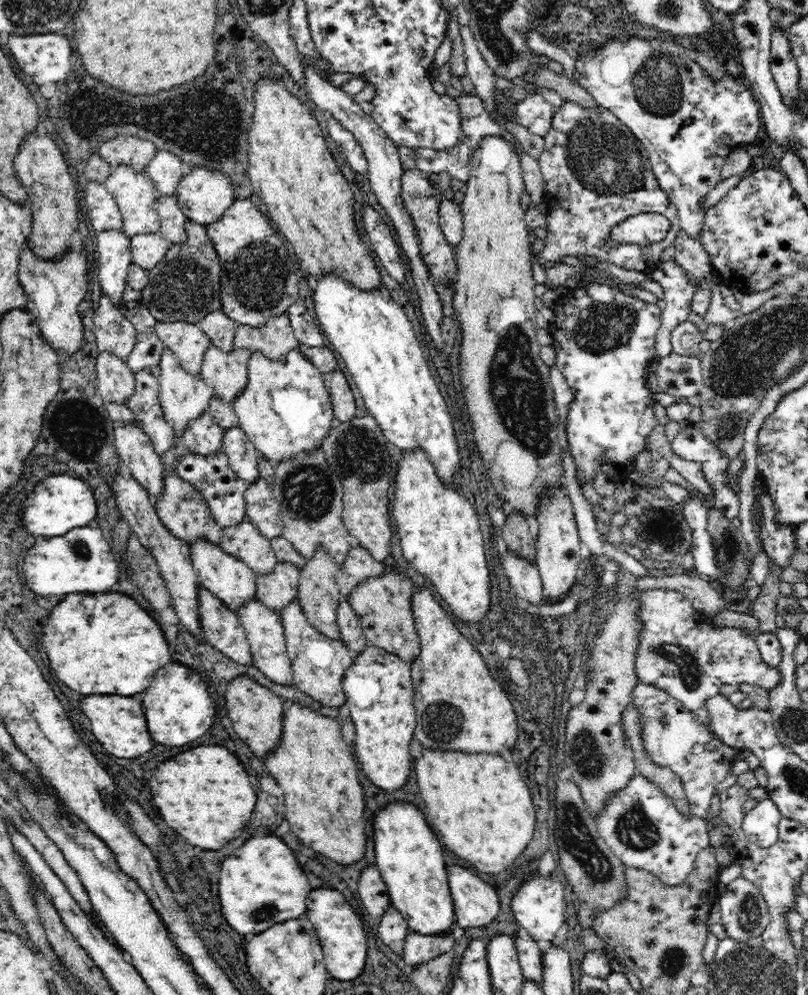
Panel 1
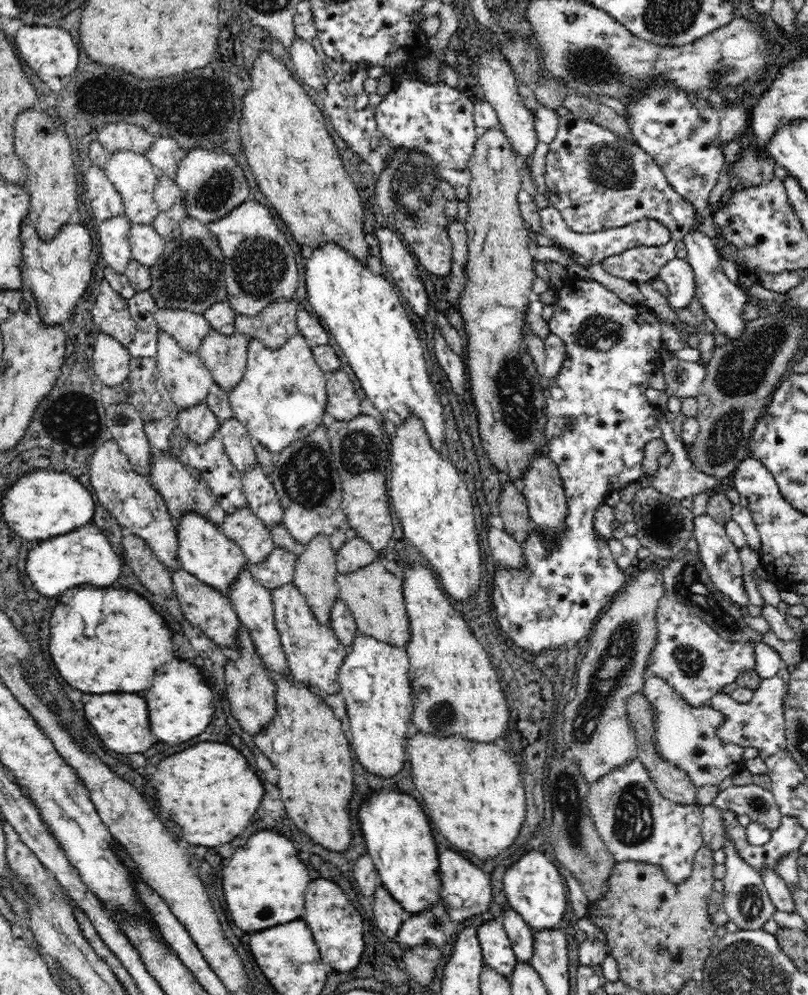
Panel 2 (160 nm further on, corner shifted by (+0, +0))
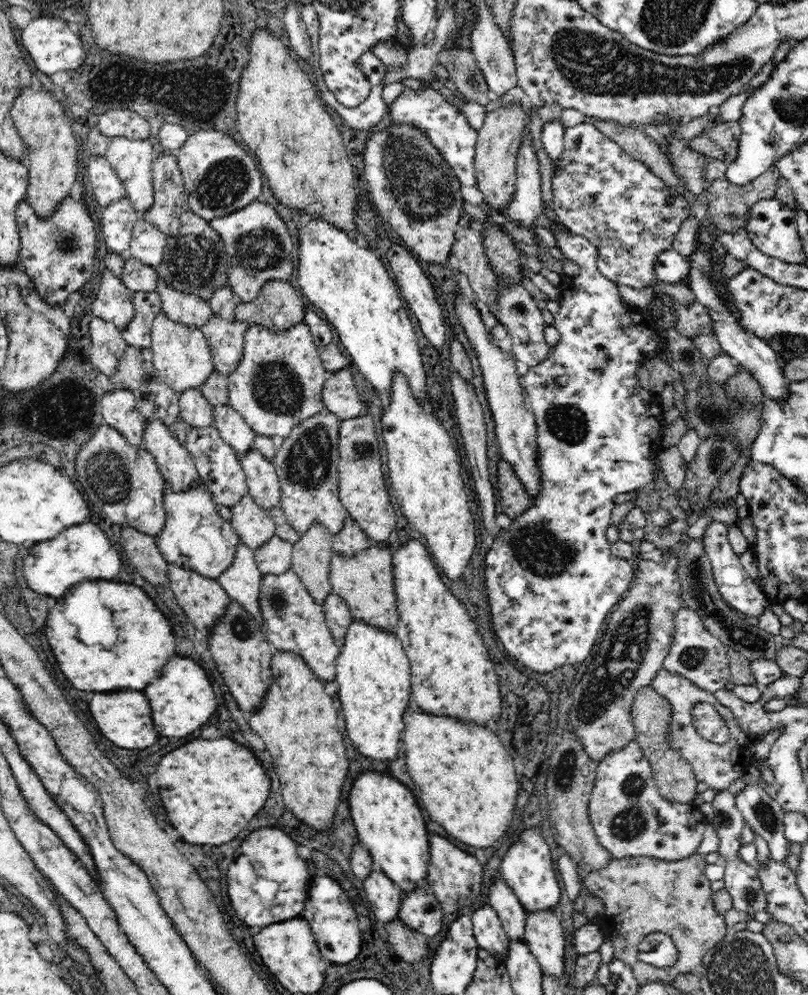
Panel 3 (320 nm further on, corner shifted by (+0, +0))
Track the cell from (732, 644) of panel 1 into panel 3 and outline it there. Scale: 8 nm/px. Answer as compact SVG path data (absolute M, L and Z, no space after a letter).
M686 606L677 610L674 622L673 646L664 658L662 668L686 677L690 683L712 694L724 689L730 678L728 648L704 626L701 616Z

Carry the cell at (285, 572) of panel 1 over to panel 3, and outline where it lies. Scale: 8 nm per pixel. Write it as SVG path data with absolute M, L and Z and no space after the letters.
M274 535L264 546L255 550L254 556L257 567L266 574L284 574L291 568L293 544Z

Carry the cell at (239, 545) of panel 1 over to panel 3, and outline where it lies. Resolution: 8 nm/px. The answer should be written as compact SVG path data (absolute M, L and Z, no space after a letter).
M248 492L231 508L230 522L240 541L253 550L264 546L275 535L271 513L258 507Z

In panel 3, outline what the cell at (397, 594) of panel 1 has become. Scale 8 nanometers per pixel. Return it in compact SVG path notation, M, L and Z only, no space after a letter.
M382 546L370 547L354 557L333 553L329 582L332 584L333 593L344 599L354 619L362 619L378 629L394 632L399 616L392 555L388 550L384 550Z

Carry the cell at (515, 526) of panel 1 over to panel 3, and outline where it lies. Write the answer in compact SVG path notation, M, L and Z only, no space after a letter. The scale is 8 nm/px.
M502 458L497 463L497 477L502 514L516 520L520 514L530 510L534 502L518 479L512 465Z

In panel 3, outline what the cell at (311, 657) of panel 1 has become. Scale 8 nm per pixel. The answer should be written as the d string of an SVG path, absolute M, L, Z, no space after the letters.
M292 566L284 574L264 575L260 594L260 614L265 637L274 650L288 651L302 657L318 680L325 683L335 680L336 659L341 652L340 643L330 632L322 605L314 602Z

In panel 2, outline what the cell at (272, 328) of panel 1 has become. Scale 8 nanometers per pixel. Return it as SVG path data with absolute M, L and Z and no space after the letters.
M278 299L270 303L260 315L253 317L237 315L236 334L242 334L250 340L258 339L270 349L280 348L299 332L296 317L298 299Z

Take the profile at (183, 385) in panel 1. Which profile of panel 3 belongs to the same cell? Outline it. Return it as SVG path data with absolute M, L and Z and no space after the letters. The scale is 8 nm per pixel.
M164 311L158 312L153 320L151 332L151 351L153 365L159 376L172 390L183 393L187 388L200 388L203 382L214 371L212 351L210 343L202 330L196 327L186 327L180 323L171 321Z

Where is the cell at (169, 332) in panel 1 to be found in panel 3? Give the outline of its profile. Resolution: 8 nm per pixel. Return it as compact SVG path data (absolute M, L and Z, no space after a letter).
M162 280L157 282L155 291L161 298L161 310L171 321L200 330L201 326L204 326L213 315L208 300L194 294L178 291Z

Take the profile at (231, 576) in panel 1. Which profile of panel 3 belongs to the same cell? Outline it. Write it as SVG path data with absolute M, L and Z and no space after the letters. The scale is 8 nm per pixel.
M165 483L164 509L166 520L162 532L156 536L156 545L167 563L198 572L205 578L217 580L232 564L240 542L232 524L220 516L212 493L206 484L196 483L185 491L172 491Z

